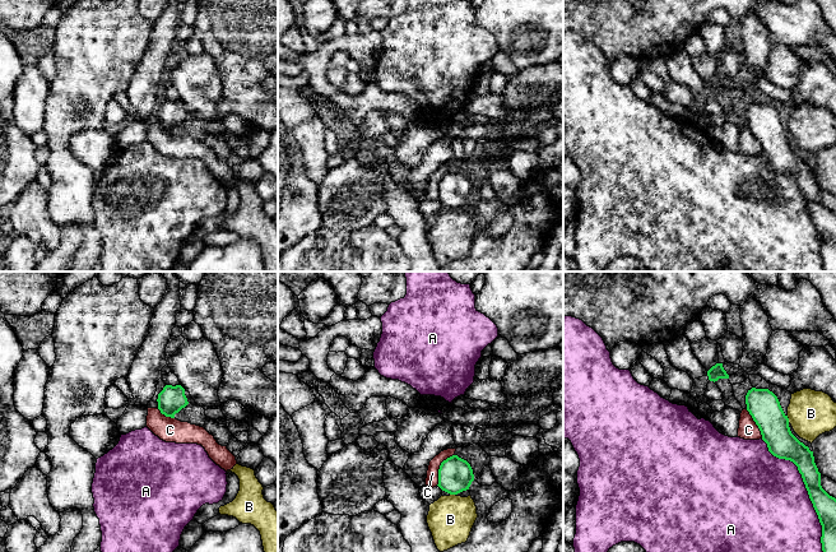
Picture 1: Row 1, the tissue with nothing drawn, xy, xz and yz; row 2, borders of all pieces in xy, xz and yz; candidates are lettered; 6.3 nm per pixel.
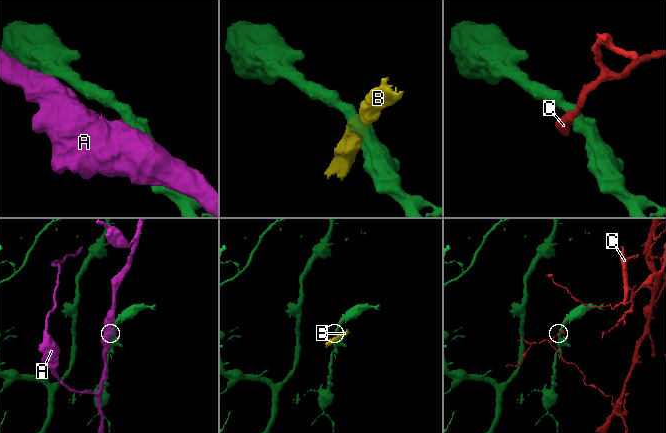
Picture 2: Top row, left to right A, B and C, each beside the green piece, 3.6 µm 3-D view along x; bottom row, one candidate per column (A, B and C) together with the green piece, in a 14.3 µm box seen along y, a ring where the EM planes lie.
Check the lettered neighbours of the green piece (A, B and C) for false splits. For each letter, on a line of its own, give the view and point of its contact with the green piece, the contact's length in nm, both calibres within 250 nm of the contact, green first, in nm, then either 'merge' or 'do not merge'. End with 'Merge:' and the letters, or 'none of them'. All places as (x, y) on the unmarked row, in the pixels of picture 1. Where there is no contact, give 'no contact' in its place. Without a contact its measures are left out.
A: contact yz (808, 207); length 850 nm; calibres 140 and 500 nm; do not merge
B: contact yz (788, 134); length 50 nm; calibres 200 and 300 nm; do not merge
C: contact xz (440, 182); length 240 nm; calibres 220 and 80 nm; do not merge
Merge: none of them

